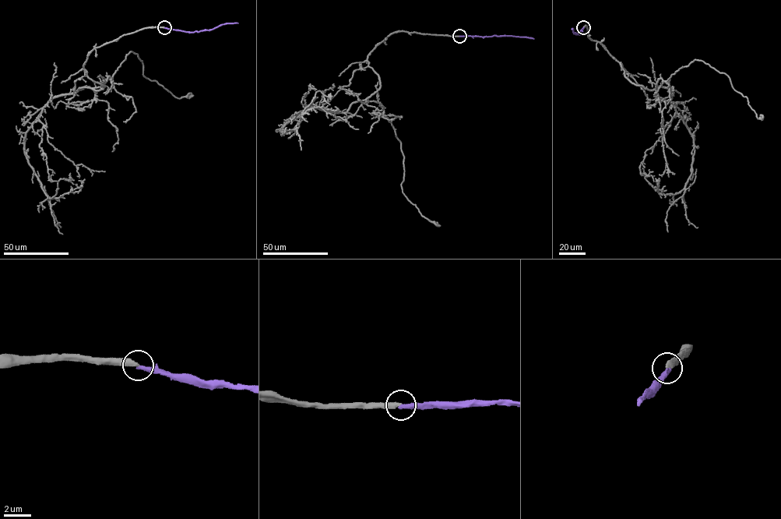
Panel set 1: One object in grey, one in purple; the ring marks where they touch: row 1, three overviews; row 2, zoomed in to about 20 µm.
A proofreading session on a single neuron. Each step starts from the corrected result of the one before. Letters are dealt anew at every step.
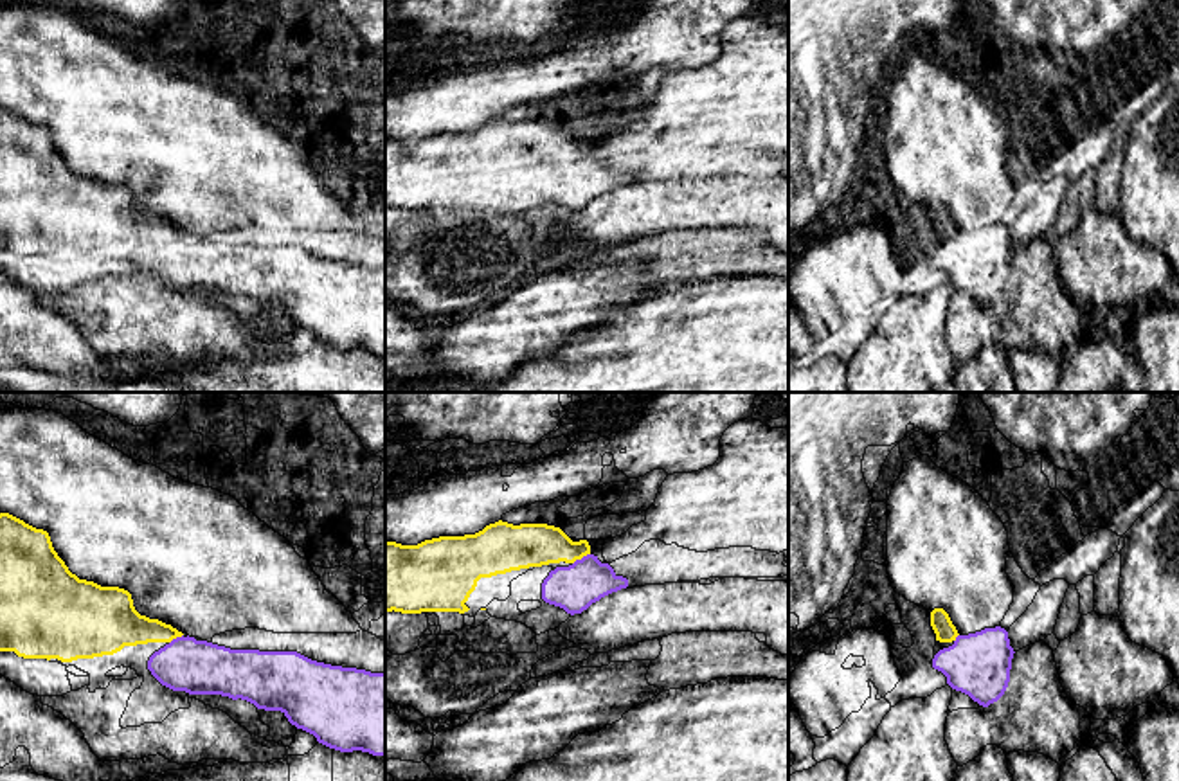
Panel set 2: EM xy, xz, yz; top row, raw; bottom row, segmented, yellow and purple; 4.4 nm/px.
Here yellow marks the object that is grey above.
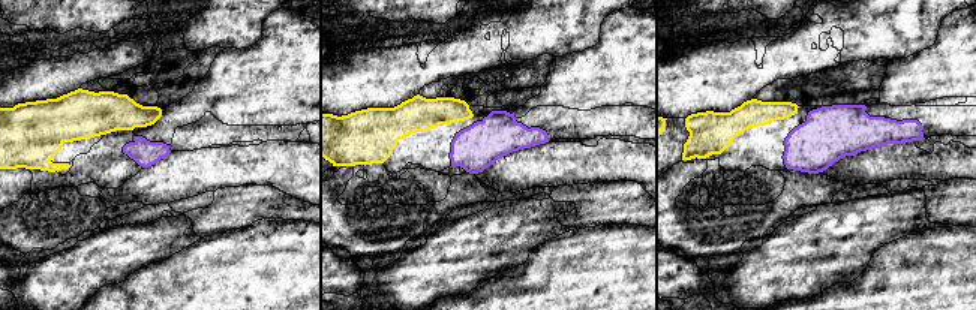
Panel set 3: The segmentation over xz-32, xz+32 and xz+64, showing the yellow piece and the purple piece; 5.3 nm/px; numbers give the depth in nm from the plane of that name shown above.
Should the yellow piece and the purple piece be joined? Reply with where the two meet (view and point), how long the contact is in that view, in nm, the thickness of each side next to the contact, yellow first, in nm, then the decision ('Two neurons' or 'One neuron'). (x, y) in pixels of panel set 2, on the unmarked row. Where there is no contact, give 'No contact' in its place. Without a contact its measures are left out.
Touches yellow at xz (580, 155). Shared border 90 nm. Thickness 190 nm (yellow) against 200 nm. One neuron

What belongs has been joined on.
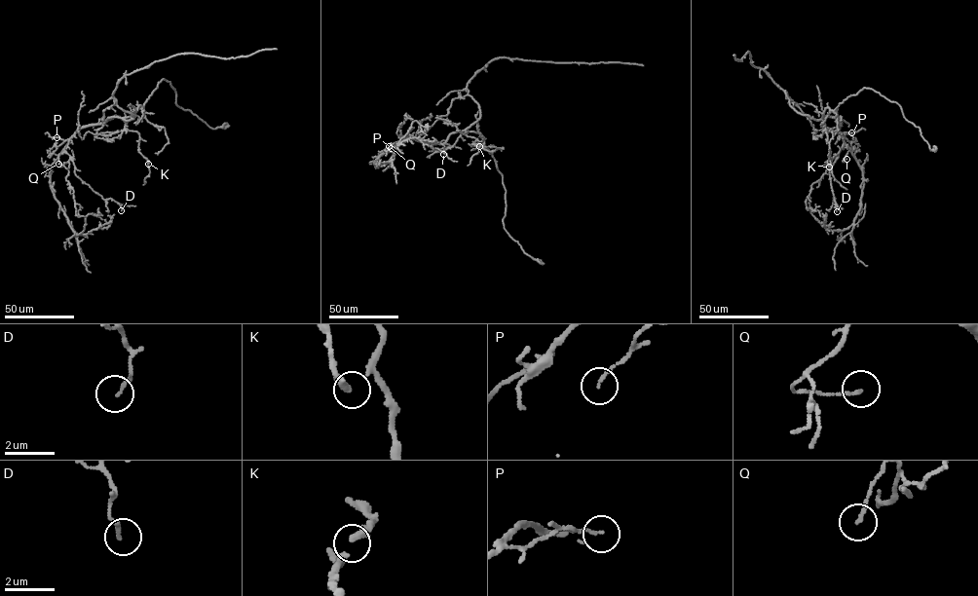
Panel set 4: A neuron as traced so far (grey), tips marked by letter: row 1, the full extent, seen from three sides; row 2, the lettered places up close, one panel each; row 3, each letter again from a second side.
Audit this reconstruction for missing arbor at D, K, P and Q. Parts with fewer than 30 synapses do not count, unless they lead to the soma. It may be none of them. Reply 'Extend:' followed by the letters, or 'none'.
Extend: none

